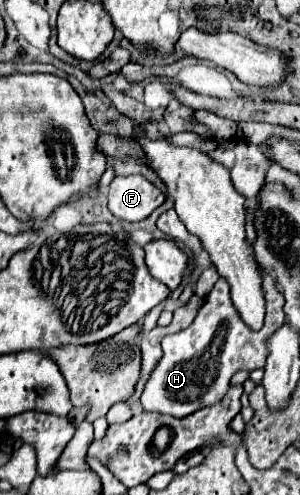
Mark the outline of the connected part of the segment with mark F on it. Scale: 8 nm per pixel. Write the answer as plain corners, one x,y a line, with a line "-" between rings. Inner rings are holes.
117,176
109,186
109,210
125,222
145,220
165,194
143,176

